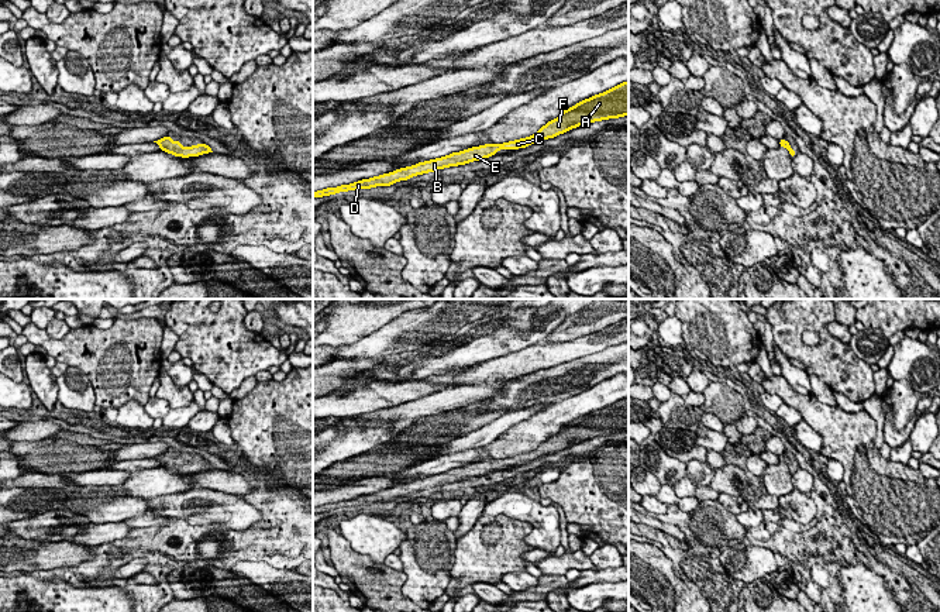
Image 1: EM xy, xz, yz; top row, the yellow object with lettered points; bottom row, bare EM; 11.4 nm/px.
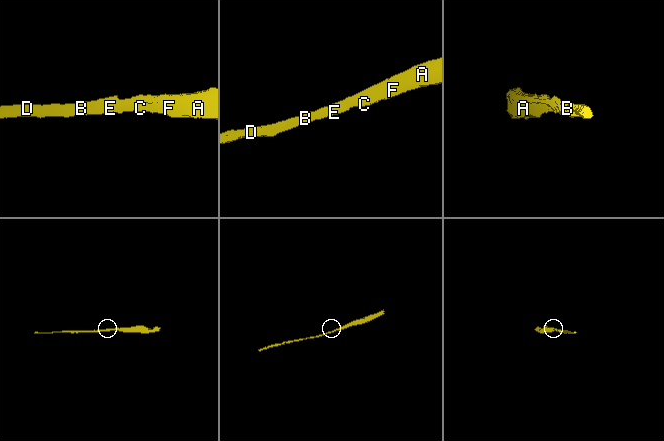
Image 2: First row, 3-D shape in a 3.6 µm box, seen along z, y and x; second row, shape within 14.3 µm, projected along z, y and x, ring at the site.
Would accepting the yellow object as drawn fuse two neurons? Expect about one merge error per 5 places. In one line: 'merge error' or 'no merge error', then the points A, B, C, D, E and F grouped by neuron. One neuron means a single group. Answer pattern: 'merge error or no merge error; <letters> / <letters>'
no merge error; A B C D E F

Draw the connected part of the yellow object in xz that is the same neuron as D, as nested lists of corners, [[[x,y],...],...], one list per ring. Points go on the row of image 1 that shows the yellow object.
[[[629,80],[603,93],[585,99],[567,110],[562,110],[558,118],[548,121],[530,137],[503,144],[485,144],[481,147],[472,147],[465,151],[452,152],[441,158],[419,162],[407,168],[400,168],[389,173],[373,176],[371,179],[362,179],[350,185],[317,190],[313,192],[313,197],[323,197],[357,189],[371,189],[375,186],[392,186],[395,182],[409,180],[410,178],[417,175],[489,158],[492,155],[496,155],[499,149],[513,151],[517,148],[526,148],[541,140],[554,138],[582,124],[619,118],[623,116],[629,116]]]

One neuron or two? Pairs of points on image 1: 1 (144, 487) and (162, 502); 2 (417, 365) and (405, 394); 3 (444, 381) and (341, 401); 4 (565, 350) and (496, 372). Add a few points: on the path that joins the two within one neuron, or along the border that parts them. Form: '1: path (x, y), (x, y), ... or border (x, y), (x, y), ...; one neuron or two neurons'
1: border (189, 488), (181, 492), (157, 495), (148, 501); two neurons
2: border (378, 380), (420, 380); two neurons
3: path (419, 388), (379, 394), (367, 399); one neuron
4: path (548, 356), (534, 357), (513, 365); one neuron

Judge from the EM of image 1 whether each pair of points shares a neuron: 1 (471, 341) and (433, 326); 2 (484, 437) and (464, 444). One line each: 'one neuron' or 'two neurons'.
1: two neurons
2: one neuron

